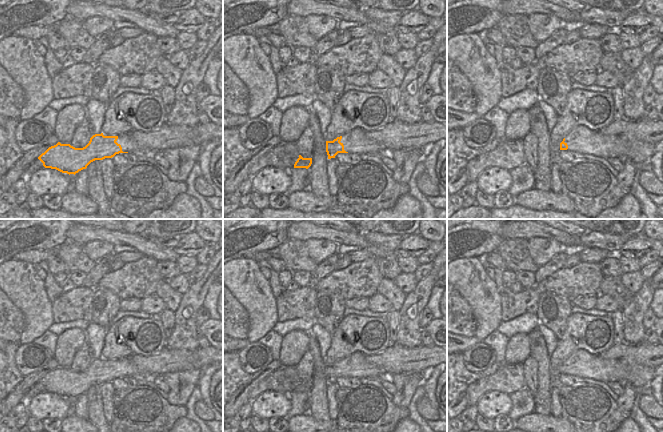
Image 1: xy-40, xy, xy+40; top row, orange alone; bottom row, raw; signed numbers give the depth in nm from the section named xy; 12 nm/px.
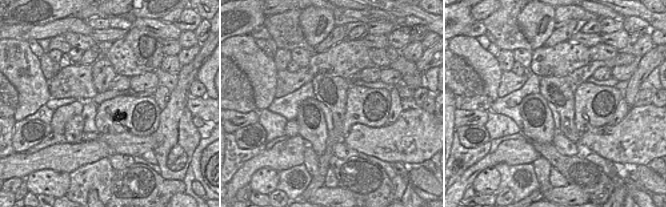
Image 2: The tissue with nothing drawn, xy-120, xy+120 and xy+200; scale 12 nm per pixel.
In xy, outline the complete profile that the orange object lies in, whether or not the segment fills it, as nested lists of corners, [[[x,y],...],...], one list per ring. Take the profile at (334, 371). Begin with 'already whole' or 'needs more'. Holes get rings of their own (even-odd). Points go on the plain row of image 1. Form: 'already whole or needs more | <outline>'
needs more | [[[355,352],[333,365],[326,365],[326,376],[328,383],[335,382],[338,377],[379,378],[381,380],[391,377],[382,368],[369,364],[362,352]]]

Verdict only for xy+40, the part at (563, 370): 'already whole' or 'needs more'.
needs more

